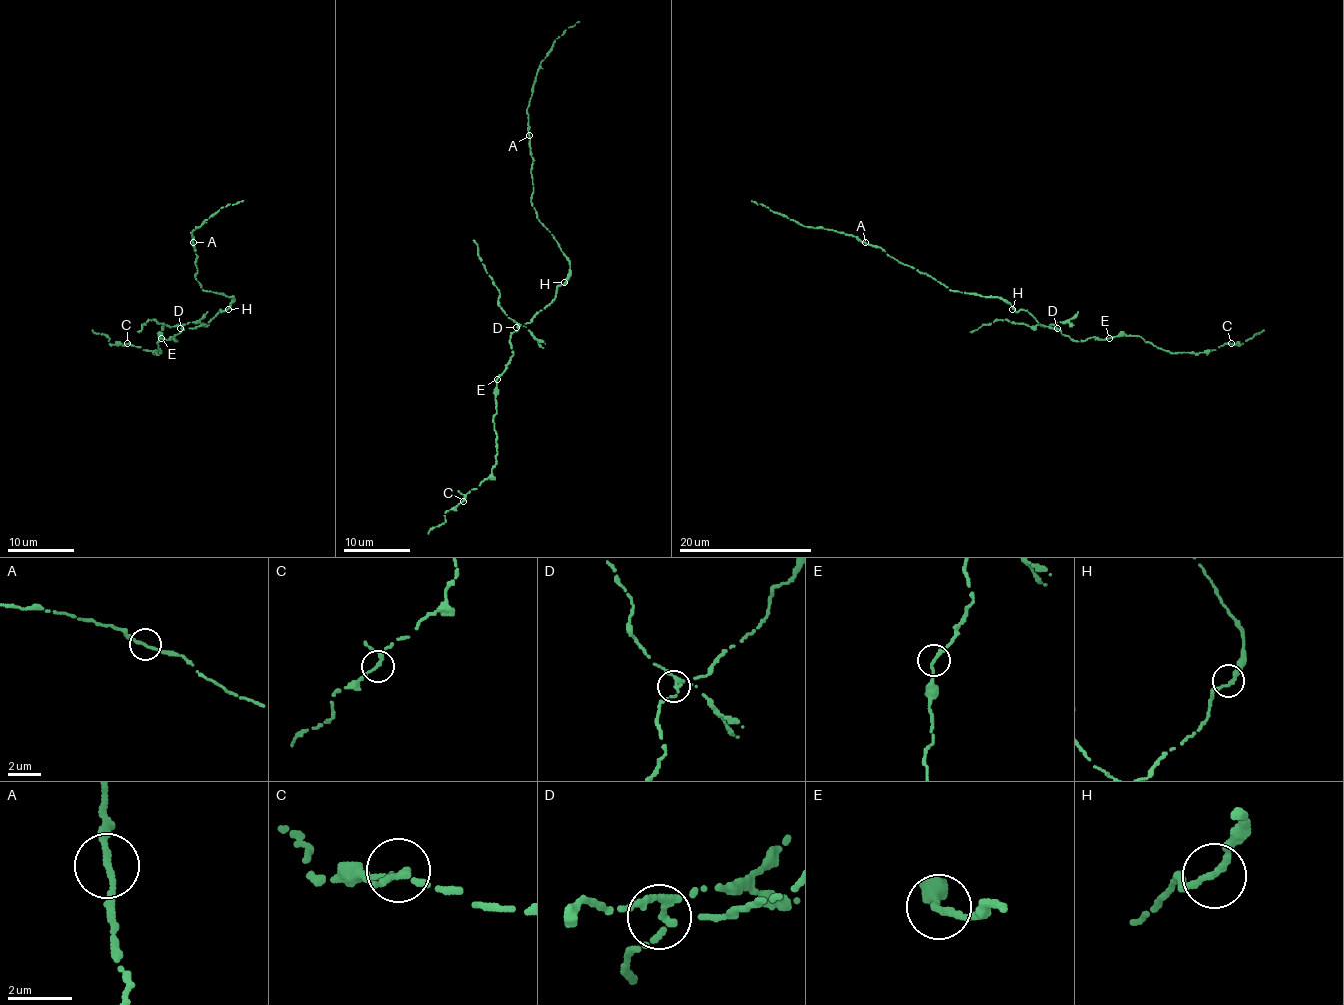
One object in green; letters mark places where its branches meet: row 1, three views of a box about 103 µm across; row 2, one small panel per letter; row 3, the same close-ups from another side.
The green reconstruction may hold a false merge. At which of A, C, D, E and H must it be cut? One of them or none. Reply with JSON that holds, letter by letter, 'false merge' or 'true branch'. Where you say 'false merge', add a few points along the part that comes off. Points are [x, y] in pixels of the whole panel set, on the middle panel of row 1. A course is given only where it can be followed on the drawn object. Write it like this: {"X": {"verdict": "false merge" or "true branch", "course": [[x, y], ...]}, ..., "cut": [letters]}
{"A": {"verdict": "true branch"}, "C": {"verdict": "true branch"}, "D": {"verdict": "false merge", "course": [[517, 327], [498, 304], [498, 289], [485, 270], [473, 240]]}, "E": {"verdict": "true branch"}, "H": {"verdict": "true branch"}, "cut": ["D"]}

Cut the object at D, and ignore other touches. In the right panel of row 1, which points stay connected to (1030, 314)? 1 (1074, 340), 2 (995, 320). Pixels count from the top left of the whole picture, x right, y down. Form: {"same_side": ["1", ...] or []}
{"same_side": ["1"]}

